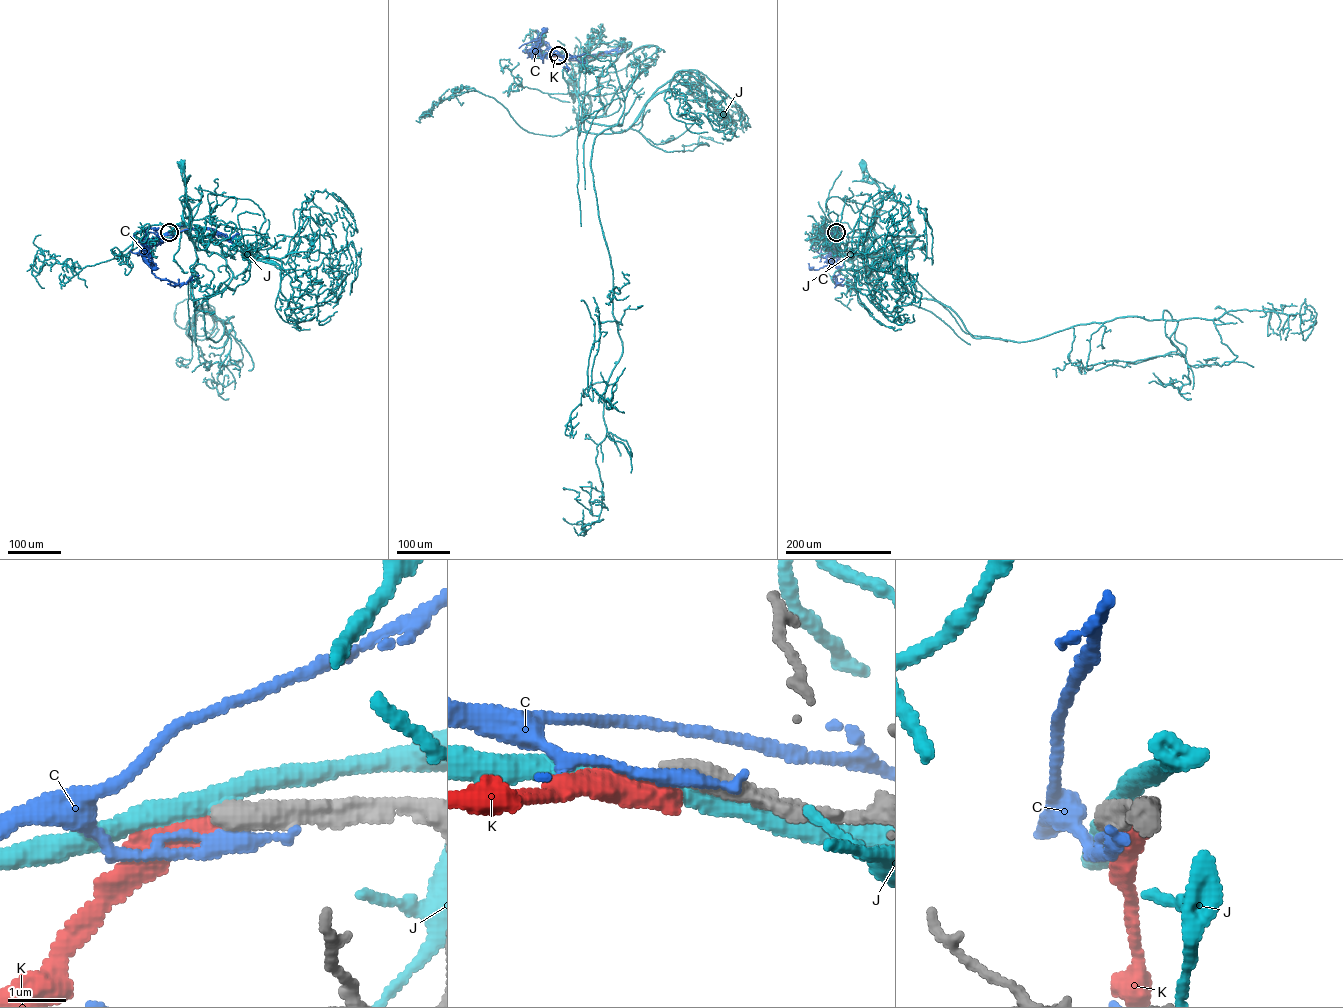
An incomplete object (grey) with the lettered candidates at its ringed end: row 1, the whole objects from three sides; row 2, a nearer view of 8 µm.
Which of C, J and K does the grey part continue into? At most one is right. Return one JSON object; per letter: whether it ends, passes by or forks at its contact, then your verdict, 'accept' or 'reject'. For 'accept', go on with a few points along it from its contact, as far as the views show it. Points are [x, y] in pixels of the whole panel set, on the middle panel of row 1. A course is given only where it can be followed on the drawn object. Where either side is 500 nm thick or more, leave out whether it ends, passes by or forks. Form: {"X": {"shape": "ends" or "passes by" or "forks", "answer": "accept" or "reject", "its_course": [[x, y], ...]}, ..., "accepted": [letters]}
{"C": {"answer": "reject"}, "J": {"shape": "passes by", "answer": "reject"}, "K": {"shape": "ends", "answer": "reject"}, "accepted": []}

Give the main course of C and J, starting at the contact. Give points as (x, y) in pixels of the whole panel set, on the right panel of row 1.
C: (837, 232), (831, 263), (817, 269), (811, 268)
J: (836, 232), (837, 224), (842, 222), (857, 232), (873, 230), (881, 196), (875, 183), (863, 180), (863, 165)

